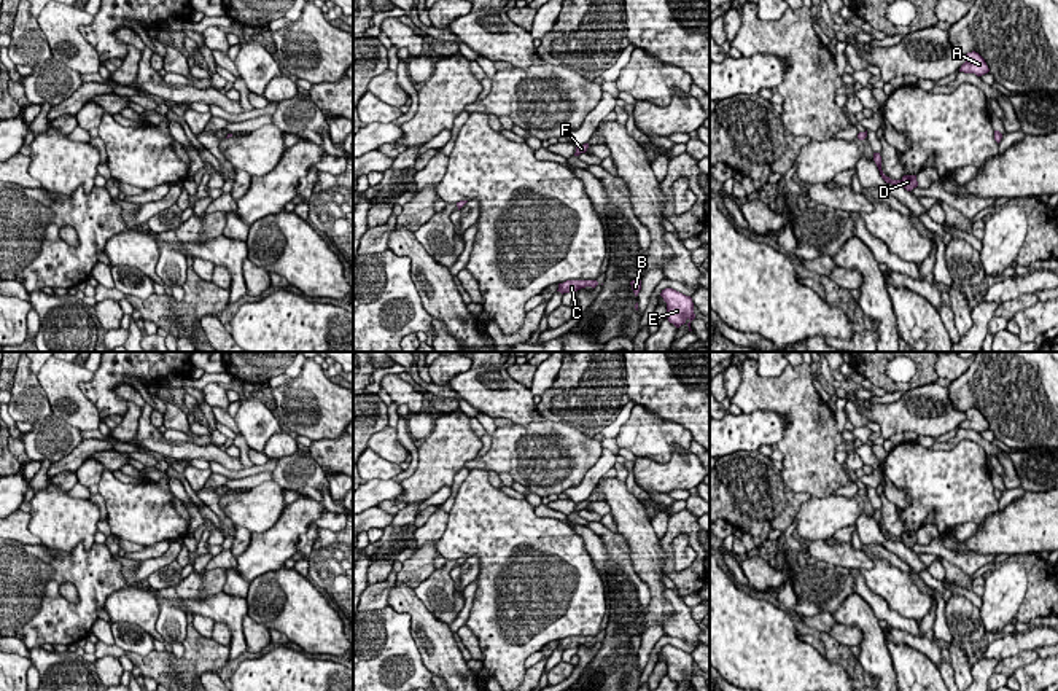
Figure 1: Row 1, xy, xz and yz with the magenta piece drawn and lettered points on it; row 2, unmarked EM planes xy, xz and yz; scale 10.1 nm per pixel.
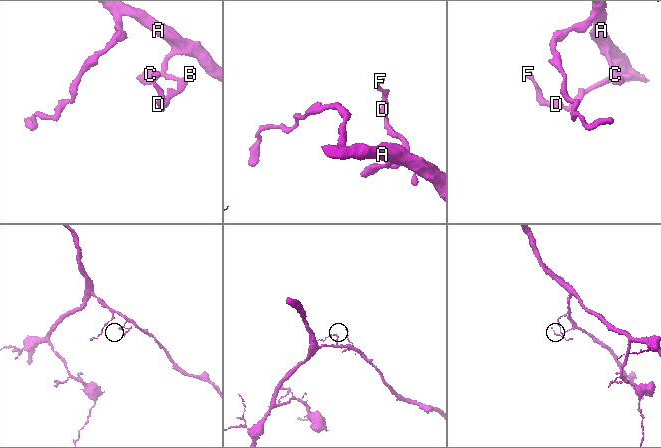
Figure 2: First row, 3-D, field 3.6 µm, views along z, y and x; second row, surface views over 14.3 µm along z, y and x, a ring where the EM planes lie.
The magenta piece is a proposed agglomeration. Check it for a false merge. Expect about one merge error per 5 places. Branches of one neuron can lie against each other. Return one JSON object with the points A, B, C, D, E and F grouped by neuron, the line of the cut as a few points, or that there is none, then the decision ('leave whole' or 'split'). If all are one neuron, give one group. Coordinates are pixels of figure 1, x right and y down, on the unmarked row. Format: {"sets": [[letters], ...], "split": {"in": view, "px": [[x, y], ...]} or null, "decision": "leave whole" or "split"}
{"sets": [["A", "B", "C", "D", "E", "F"]], "split": null, "decision": "leave whole"}

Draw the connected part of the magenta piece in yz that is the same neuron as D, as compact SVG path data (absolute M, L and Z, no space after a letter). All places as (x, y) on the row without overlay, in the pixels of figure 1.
M873 509L873 517L880 527L880 532L881 535L886 538L886 540L891 540L891 541L900 541L904 543L907 548L912 548L913 545L918 543L918 538L916 538L916 532L904 532L900 537L891 537L889 533L886 533L881 527L881 513L880 509Z

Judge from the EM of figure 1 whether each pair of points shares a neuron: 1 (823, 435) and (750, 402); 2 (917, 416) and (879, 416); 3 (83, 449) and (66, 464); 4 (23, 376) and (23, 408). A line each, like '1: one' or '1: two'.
1: one
2: one
3: one
4: one

